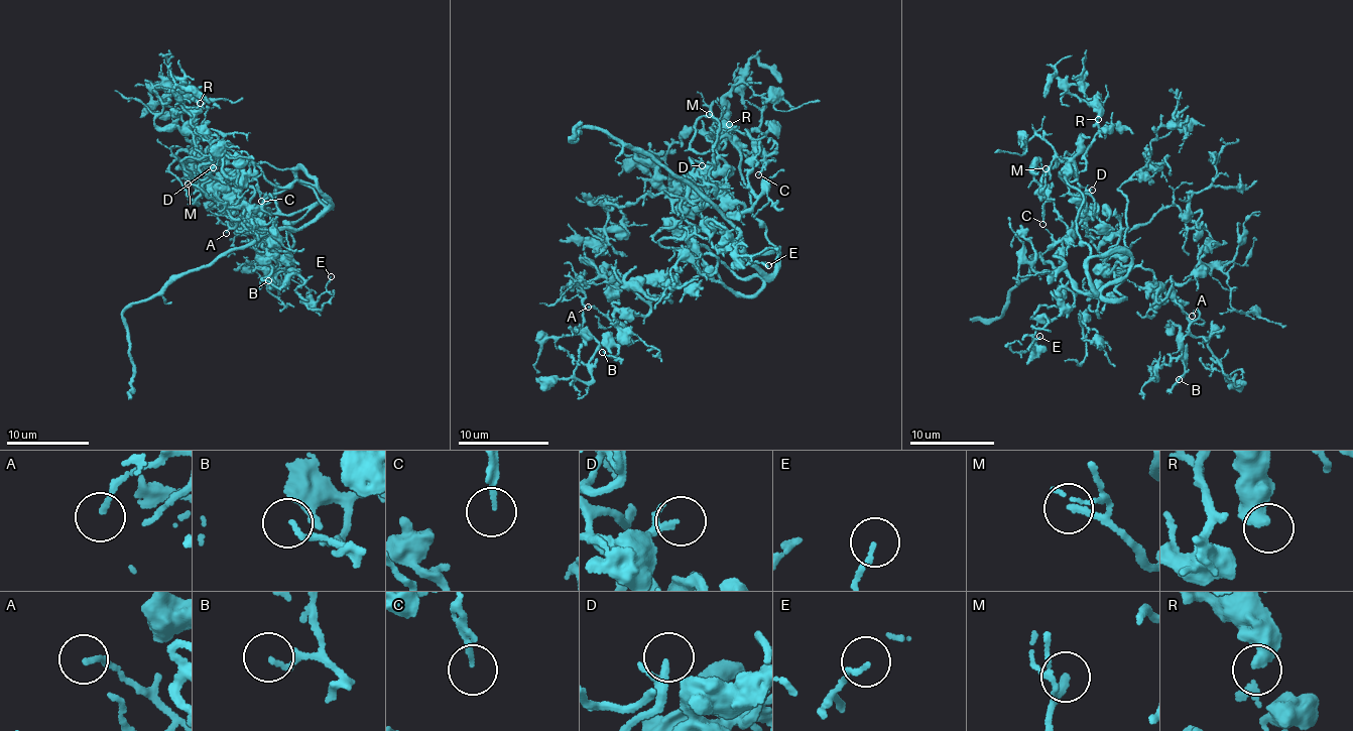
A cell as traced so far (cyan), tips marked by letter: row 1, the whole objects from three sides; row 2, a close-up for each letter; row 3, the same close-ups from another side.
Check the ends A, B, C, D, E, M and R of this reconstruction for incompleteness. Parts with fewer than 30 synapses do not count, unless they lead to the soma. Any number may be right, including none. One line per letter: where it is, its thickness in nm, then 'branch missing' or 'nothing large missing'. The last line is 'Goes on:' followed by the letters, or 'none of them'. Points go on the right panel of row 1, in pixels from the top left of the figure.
A: at (1192, 316); 130 nm thick; nothing large missing
B: at (1179, 379); 130 nm thick; nothing large missing
C: at (1042, 224); 130 nm thick; nothing large missing
D: at (1092, 190); 130 nm thick; branch missing
E: at (1039, 336); 130 nm thick; nothing large missing
M: at (1046, 168); 200 nm thick; nothing large missing
R: at (1098, 119); 440 nm thick; nothing large missing
Goes on: D

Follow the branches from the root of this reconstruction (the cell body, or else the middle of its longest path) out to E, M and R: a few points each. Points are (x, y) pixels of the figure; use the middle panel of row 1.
E: (756, 291), (716, 278), (717, 258), (687, 239), (717, 222), (743, 244), (744, 265), (768, 265)
M: (756, 291), (762, 286), (762, 269), (747, 255), (727, 219), (725, 193), (710, 174), (720, 128), (709, 114)
R: (756, 291), (778, 262), (767, 229), (753, 216), (733, 137), (711, 130), (715, 102), (724, 104), (729, 124)

